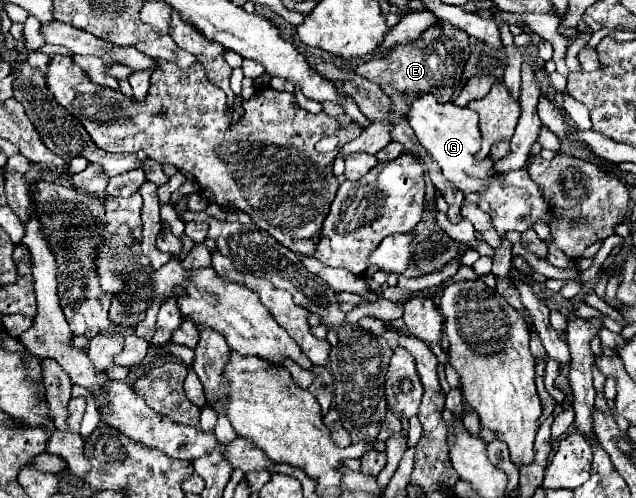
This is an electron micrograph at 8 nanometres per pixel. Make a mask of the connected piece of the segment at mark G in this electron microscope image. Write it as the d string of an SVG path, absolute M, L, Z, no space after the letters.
M423 95L413 101L409 111L409 125L415 131L419 143L427 153L441 165L443 175L451 181L461 193L479 193L479 209L489 213L491 223L499 237L505 237L507 231L527 231L539 219L547 225L553 221L553 207L545 201L543 189L525 173L497 173L493 169L493 159L477 159L481 147L481 133L477 125L477 115L469 107L455 107L453 103L439 103L433 95Z

